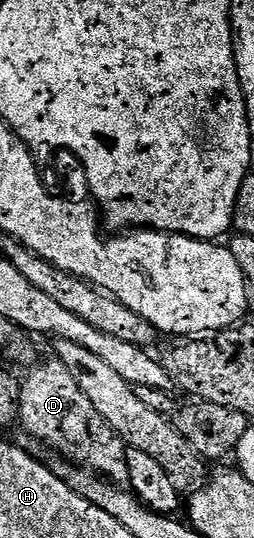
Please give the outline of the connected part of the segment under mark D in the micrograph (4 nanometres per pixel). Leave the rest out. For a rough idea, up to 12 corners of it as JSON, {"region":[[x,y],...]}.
{"region":[[54,357],[21,379],[18,422],[126,484],[128,446]]}

